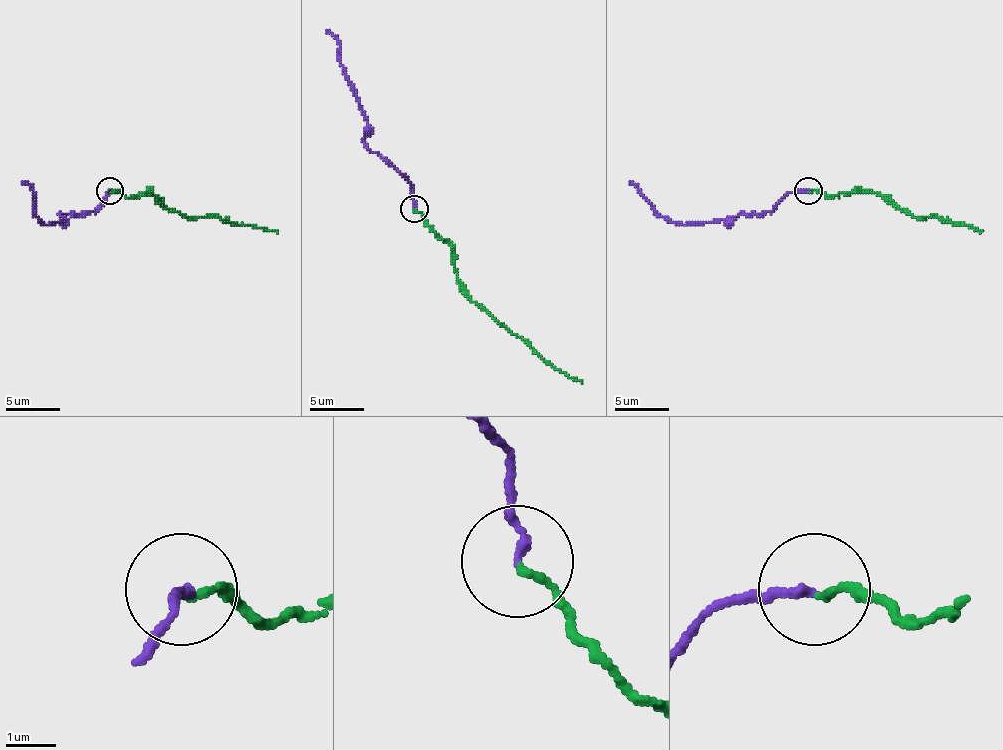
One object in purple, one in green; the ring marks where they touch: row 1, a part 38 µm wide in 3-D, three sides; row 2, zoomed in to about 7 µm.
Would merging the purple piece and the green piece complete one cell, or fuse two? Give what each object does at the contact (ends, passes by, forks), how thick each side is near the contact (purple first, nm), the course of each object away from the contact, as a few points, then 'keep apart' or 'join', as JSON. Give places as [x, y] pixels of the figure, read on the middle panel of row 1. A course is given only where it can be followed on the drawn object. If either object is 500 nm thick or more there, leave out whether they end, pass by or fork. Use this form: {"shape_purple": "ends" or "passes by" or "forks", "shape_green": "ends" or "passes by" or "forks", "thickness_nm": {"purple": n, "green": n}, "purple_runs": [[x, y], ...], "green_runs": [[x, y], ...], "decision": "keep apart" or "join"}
{"shape_purple": "ends", "shape_green": "ends", "thickness_nm": {"purple": 170, "green": 140}, "purple_runs": [[413, 209], [413, 188], [367, 147], [367, 117], [340, 63], [340, 44], [327, 30]], "green_runs": [[413, 209], [451, 247], [459, 288], [557, 369], [581, 380]], "decision": "join"}

